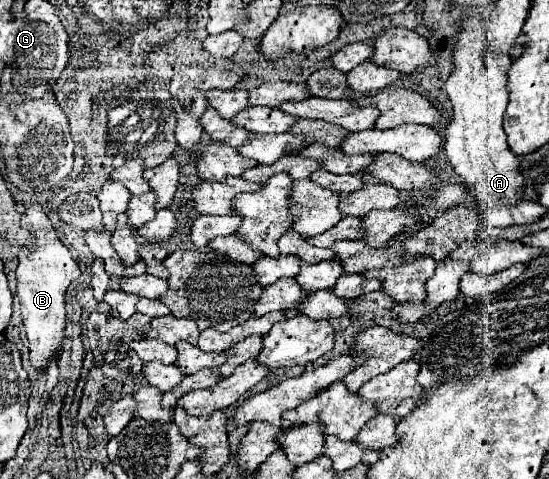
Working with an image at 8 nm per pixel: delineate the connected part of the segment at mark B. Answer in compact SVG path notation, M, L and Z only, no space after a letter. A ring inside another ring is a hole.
M39 202L23 206L21 224L31 232L31 244L35 248L33 252L29 252L25 246L19 250L17 296L21 300L21 316L29 340L31 364L33 368L41 370L47 366L49 358L61 350L65 328L65 292L67 286L75 278L79 278L81 270L73 260L71 252L67 250L67 246L57 238L57 232Z

